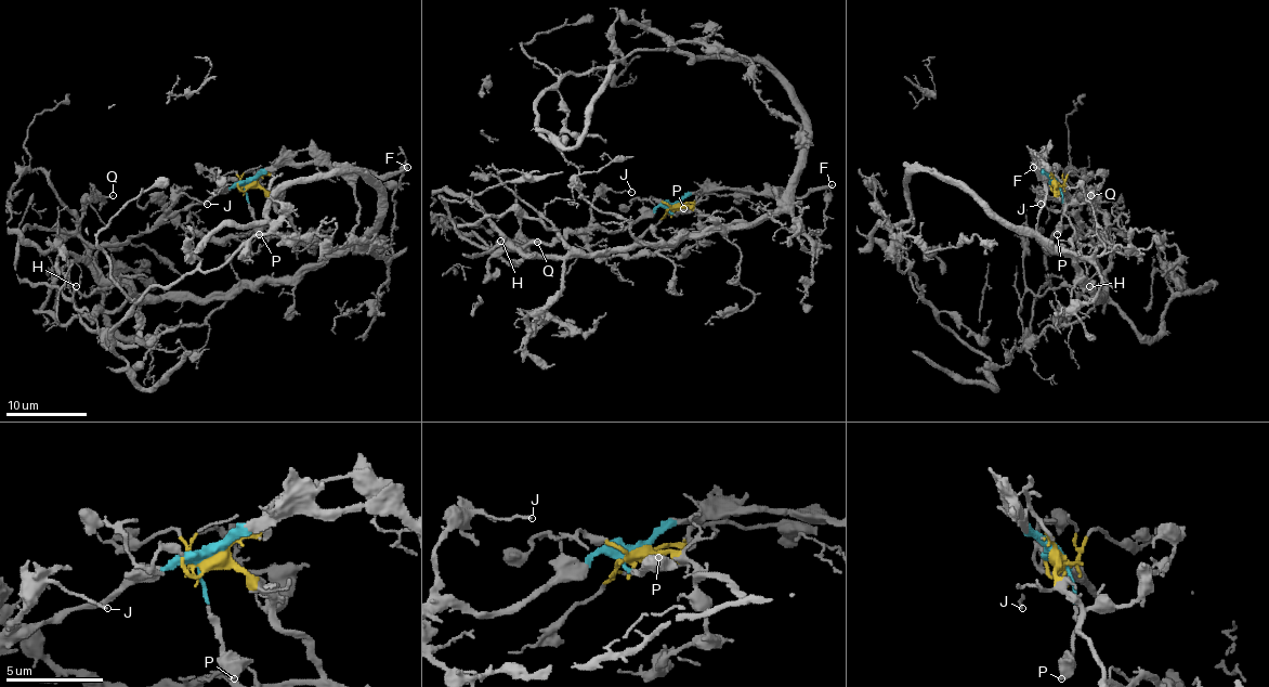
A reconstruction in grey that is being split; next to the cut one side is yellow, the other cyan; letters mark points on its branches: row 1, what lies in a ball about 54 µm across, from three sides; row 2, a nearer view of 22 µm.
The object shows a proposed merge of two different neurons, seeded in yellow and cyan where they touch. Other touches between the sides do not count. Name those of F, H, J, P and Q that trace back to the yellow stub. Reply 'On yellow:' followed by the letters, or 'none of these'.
On yellow: H

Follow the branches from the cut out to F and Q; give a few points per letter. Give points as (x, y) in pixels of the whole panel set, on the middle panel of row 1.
F: (674, 207), (692, 193), (713, 190), (750, 190), (759, 193), (801, 197), (832, 185)
Q: (674, 207), (657, 205), (610, 232), (568, 232), (551, 244), (528, 242), (502, 248), (536, 242)

